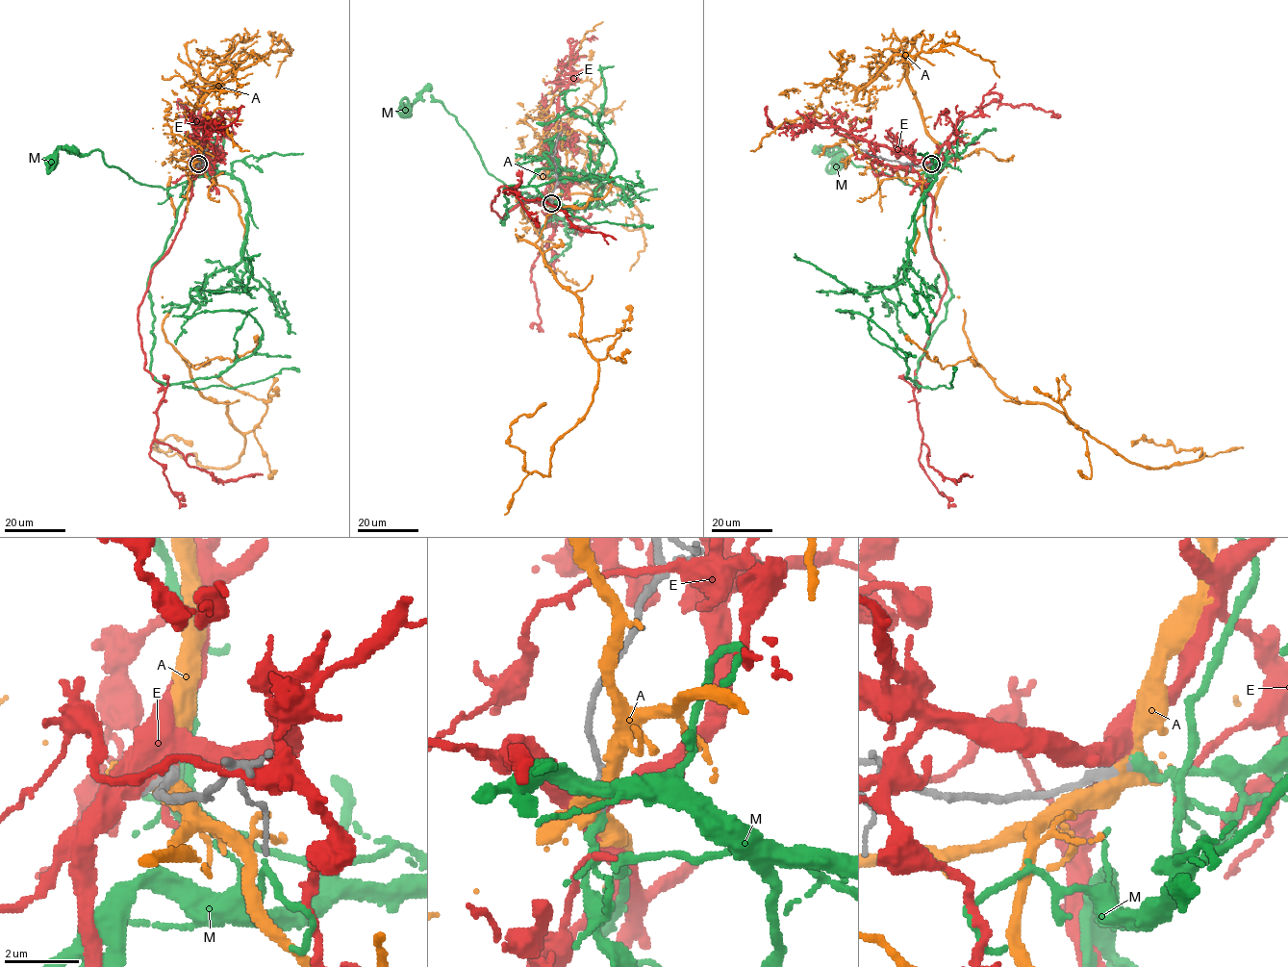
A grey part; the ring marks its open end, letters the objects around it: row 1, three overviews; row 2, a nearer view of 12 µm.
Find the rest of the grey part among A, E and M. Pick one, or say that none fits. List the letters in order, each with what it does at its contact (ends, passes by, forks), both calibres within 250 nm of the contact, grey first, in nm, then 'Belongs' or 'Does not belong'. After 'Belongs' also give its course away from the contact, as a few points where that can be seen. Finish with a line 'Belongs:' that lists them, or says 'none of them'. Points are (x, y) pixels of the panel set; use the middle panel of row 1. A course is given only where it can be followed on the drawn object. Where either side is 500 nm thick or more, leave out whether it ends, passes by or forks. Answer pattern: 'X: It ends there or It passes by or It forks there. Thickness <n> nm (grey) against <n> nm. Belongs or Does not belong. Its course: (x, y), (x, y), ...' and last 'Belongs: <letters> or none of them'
A: It forks there. Thickness 400 nm (grey) against 460 nm. Does not belong
E: It forks there. Thickness 400 nm (grey) against 460 nm. Does not belong
M: It ends there. Thickness 240 nm (grey) against 320 nm. Belongs. Its course: (551, 203), (552, 207), (564, 207), (531, 200), (487, 171), (471, 139), (427, 89), (404, 110)
Belongs: M

